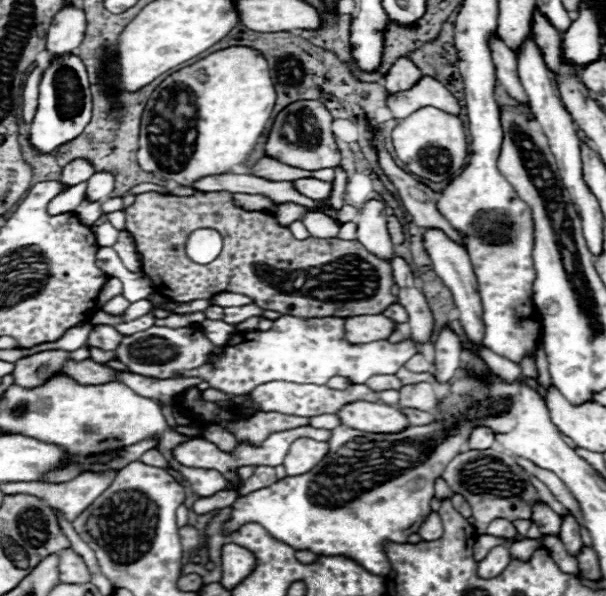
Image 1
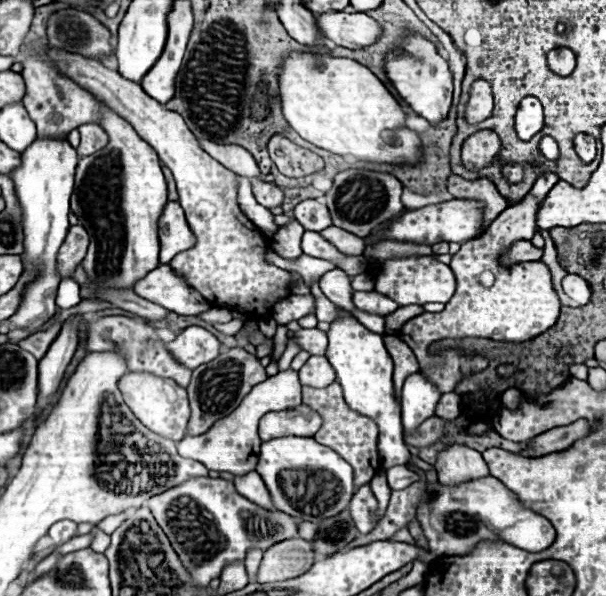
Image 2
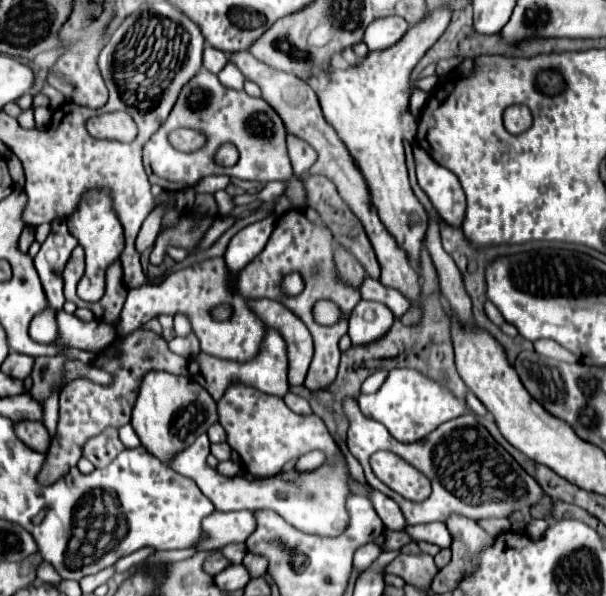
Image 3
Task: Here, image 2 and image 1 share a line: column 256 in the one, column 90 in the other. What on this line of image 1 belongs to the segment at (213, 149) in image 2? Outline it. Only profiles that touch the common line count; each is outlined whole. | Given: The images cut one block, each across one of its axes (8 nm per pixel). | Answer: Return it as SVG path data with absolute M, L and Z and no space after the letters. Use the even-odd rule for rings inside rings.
M74 160L62 168L62 178L60 182L64 186L76 186L80 182L86 182L94 174L94 168L86 160Z

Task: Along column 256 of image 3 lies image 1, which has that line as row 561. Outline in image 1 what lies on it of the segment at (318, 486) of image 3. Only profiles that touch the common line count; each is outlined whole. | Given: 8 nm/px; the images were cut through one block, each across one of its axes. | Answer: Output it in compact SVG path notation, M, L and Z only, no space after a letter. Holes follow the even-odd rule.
M494 546L484 560L478 562L480 578L494 578L510 564L510 552L506 546Z

